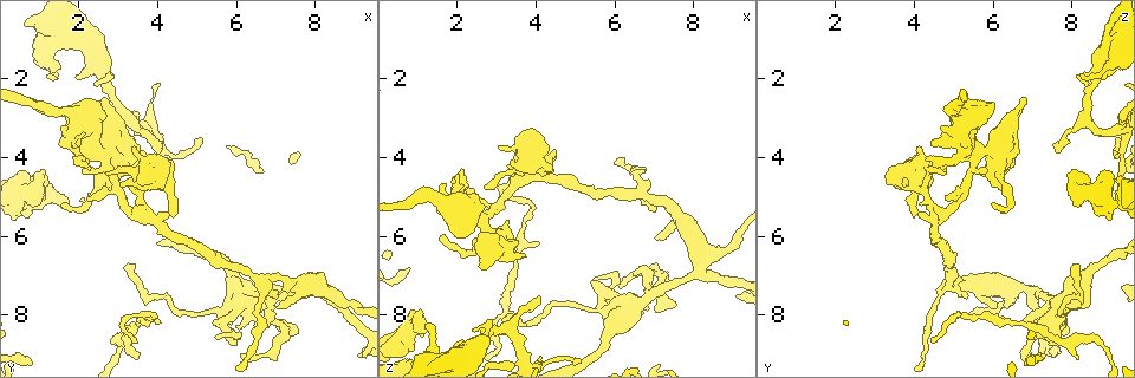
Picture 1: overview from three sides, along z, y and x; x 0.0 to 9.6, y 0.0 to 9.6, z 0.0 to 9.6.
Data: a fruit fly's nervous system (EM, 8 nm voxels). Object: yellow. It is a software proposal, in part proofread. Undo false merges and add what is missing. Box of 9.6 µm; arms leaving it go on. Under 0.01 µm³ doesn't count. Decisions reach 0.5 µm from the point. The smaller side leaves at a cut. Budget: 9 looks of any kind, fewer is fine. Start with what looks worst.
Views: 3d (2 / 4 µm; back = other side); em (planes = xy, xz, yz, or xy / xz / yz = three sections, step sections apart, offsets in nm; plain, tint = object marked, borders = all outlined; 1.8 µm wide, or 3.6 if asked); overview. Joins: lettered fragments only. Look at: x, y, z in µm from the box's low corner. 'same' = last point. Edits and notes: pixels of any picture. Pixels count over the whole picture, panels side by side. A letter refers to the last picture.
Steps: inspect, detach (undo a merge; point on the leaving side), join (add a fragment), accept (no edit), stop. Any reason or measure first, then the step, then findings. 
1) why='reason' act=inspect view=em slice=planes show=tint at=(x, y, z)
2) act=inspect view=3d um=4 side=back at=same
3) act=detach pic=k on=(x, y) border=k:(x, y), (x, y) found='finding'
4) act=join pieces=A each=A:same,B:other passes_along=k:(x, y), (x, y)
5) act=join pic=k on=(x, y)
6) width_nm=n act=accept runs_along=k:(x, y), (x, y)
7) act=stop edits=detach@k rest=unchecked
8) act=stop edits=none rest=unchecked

why='four or more arms meet' act=inspect view=3d um=4 at=(3.65, 3.25, 9.05)

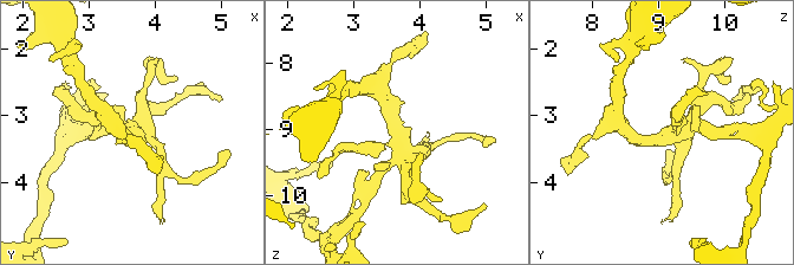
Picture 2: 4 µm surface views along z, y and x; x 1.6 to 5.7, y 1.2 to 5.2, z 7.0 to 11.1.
arms=4 act=inspect view=em slice=yz step=4 show=borders at=(3.65, 3.30, 9.10)

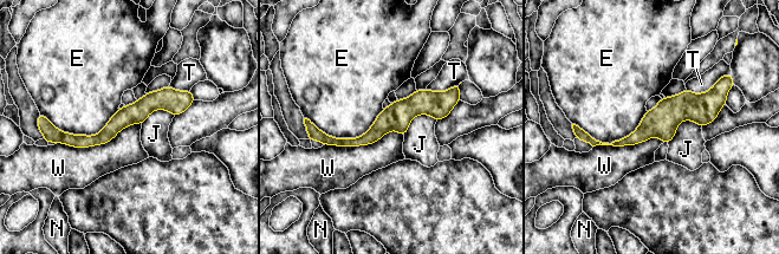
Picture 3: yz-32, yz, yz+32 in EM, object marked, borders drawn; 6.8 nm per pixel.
act=accept each=E:other,J:other,N:other,T:other,W:other border=3:(141, 123), (105, 143), (56, 144) found='one neuron here'

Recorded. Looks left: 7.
why='abrupt turn' act=inspect view=em um=3.6 slice=planes show=borders at=(0.75, 4.85, 8.35)

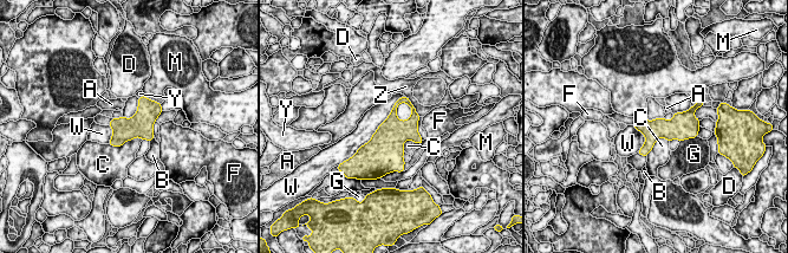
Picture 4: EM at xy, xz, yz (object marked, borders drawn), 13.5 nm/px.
width_nm=280 act=accept each=A:other,B:other,C:other,D:other,F:other,G:other,M:other,W:other,Y:other,Z:other border=4:(142, 138), (109, 144) found='continuous, no second neuron'

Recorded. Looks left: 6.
why='sudden change in width' act=inspect view=em slice=yz step=4 show=plain at=(6.60, 7.05, 4.95)

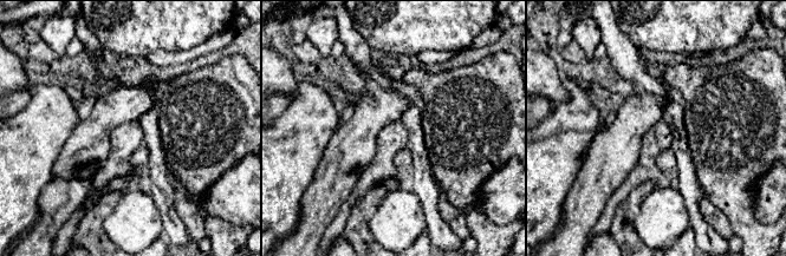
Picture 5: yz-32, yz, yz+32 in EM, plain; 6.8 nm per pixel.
act=inspect view=em slice=yz step=4 show=borders at=same

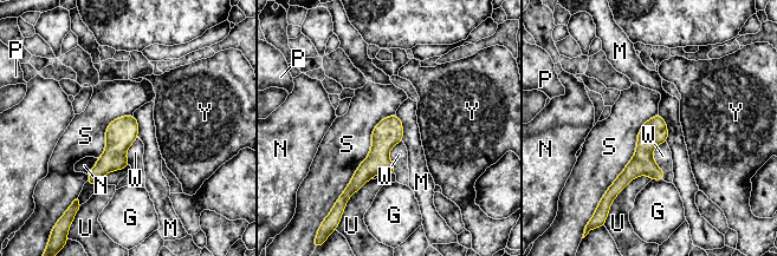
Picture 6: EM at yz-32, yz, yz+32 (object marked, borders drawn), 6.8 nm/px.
longest_contact=S:650nm act=accept each=G:other,M:other,N:other,P:other,S:other,U:other,W:other,Y:other runs_along=6:(394, 118), (379, 158), (353, 186) found='one neuron here'

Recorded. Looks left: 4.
why='sharp bend' act=inspect view=3d um=2 side=back at=(2.85, 3.95, 6.05)

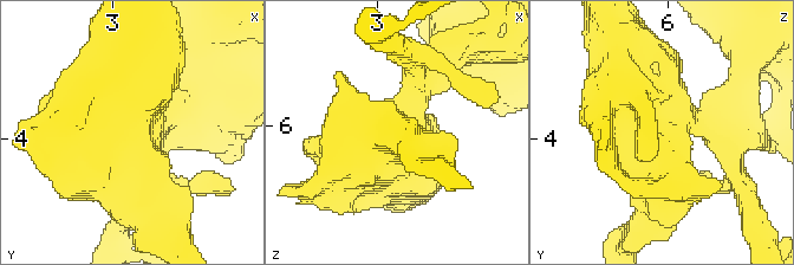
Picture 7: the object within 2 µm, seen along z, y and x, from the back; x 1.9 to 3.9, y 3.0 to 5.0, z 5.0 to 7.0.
act=inspect view=em um=3.6 slice=planes show=borders at=(2.84, 3.92, 6.06)

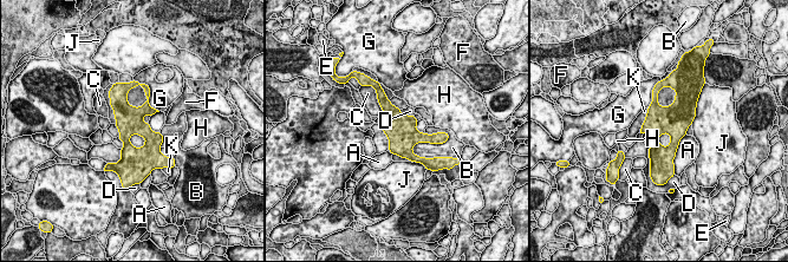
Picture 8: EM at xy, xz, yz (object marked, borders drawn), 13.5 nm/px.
width_nm=380 act=accept each=A:other,B:other,C:other,D:other,E:other,F:other,G:other,H:other,J:other,K:other border=8:(650, 146), (649, 169) found='all the same neuron'

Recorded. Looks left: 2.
act=stop edits=none rest=unchecked

